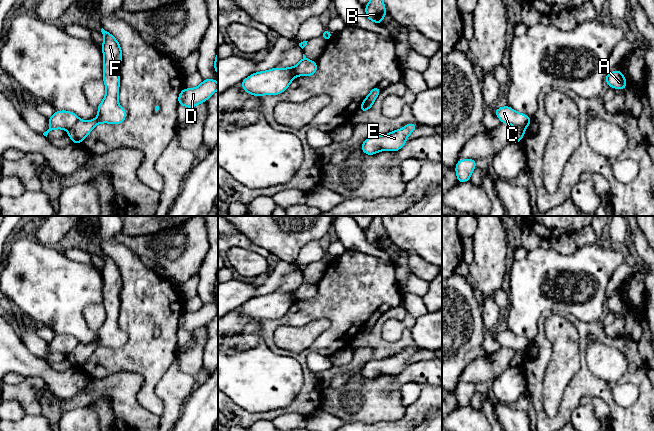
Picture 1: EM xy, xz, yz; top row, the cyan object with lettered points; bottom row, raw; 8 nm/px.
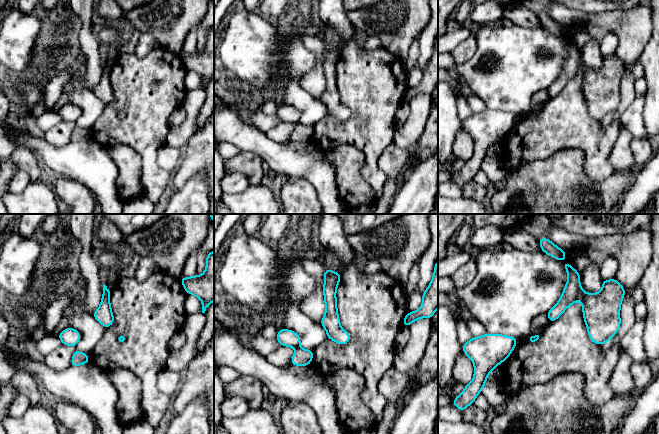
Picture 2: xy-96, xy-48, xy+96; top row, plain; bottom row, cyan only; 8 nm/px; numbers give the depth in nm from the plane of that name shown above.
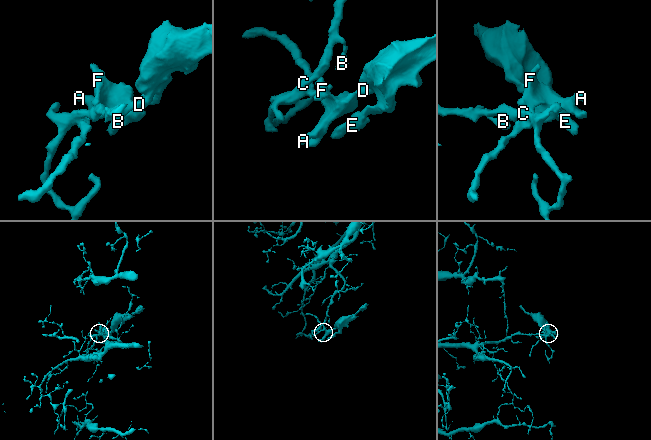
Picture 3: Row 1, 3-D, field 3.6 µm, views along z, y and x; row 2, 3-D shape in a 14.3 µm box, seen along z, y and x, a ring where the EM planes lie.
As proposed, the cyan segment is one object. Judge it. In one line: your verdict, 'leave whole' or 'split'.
split

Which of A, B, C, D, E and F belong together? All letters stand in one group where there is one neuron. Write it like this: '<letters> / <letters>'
A D E F / B C

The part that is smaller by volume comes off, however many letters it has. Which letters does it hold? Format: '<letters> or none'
A, D, E, F

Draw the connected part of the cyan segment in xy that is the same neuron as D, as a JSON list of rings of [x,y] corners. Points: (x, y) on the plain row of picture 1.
[[[204,303],[195,312],[184,312],[178,320],[178,329],[192,333],[196,329],[207,325],[218,314],[218,307],[215,303]]]

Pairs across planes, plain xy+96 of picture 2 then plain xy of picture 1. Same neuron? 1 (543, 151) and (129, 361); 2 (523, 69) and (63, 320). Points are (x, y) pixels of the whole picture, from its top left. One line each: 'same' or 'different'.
1: same
2: same

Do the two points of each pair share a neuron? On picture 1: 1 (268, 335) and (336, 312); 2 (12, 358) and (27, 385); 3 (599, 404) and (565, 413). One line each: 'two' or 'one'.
1: one
2: two
3: two

